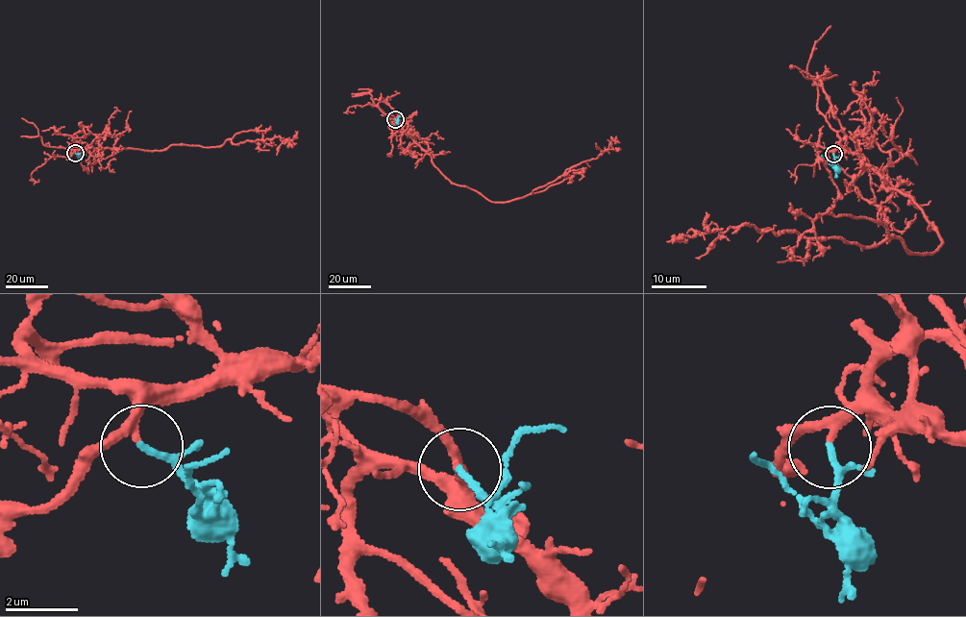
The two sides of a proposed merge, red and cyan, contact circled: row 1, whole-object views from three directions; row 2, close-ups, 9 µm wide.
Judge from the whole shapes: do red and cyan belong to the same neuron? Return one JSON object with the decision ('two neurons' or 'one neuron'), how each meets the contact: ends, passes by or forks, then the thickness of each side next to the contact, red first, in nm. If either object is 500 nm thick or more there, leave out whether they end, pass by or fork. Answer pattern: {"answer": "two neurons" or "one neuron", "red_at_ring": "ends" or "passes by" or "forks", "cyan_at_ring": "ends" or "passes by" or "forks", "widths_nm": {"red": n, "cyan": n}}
{"answer": "one neuron", "red_at_ring": "passes by", "cyan_at_ring": "passes by", "widths_nm": {"red": 220, "cyan": 130}}

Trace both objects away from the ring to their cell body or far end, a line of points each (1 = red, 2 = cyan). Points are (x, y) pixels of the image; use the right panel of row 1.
1: (833, 153), (857, 151), (942, 244), (926, 255), (896, 237), (867, 248), (748, 225), (667, 242)
2: (833, 155), (830, 163), (822, 156)

